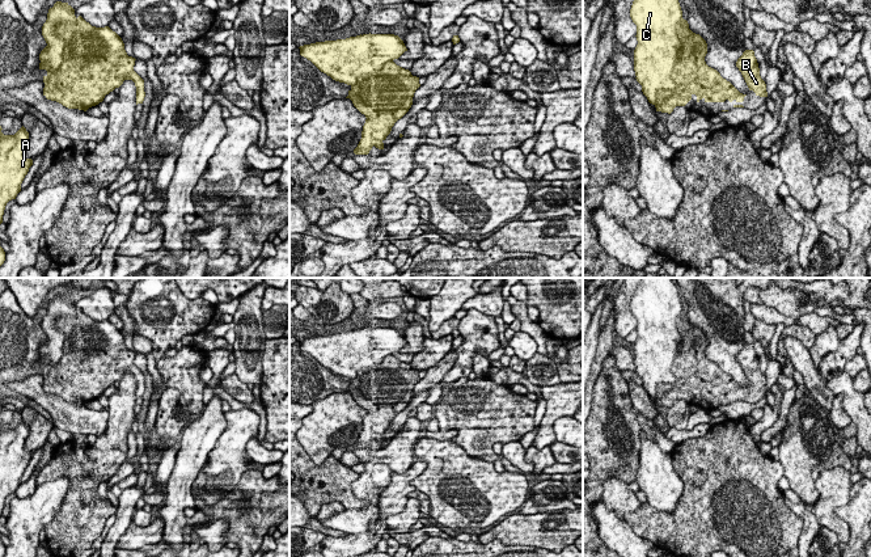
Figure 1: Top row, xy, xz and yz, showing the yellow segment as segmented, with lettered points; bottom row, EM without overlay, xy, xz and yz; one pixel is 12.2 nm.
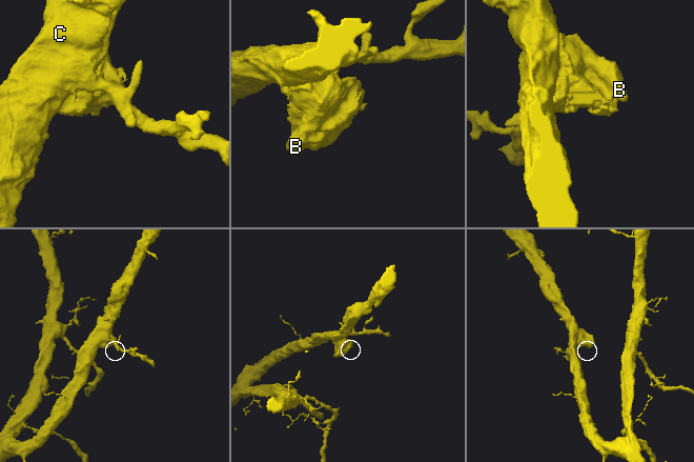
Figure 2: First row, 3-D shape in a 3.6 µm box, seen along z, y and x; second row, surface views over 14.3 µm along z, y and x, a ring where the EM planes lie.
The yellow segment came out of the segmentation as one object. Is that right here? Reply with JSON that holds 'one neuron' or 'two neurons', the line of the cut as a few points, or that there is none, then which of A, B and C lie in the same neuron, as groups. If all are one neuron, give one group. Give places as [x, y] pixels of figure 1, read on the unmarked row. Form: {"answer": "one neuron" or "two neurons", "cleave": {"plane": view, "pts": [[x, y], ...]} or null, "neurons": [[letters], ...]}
{"answer": "two neurons", "cleave": {"plane": "yz", "pts": [[681, 311], [675, 382], [660, 383], [655, 400]]}, "neurons": [["A", "C"], ["B"]]}

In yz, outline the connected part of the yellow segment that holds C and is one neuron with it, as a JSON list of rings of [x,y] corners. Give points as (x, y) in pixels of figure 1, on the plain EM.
[[[642,278],[630,311],[637,318],[635,372],[656,401],[659,384],[676,383],[672,366],[681,341],[676,321],[682,312],[677,286],[671,278]]]

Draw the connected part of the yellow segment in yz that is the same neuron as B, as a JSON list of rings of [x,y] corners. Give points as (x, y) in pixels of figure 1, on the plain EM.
[[[745,343],[737,353],[736,360],[741,366],[749,384],[756,389],[768,391],[766,377],[760,370],[760,362],[753,343]]]

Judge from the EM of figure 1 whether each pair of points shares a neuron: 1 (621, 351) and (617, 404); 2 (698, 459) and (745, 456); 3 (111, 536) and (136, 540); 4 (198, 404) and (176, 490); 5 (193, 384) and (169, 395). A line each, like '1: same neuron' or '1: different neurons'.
1: different neurons
2: same neuron
3: different neurons
4: different neurons
5: different neurons

